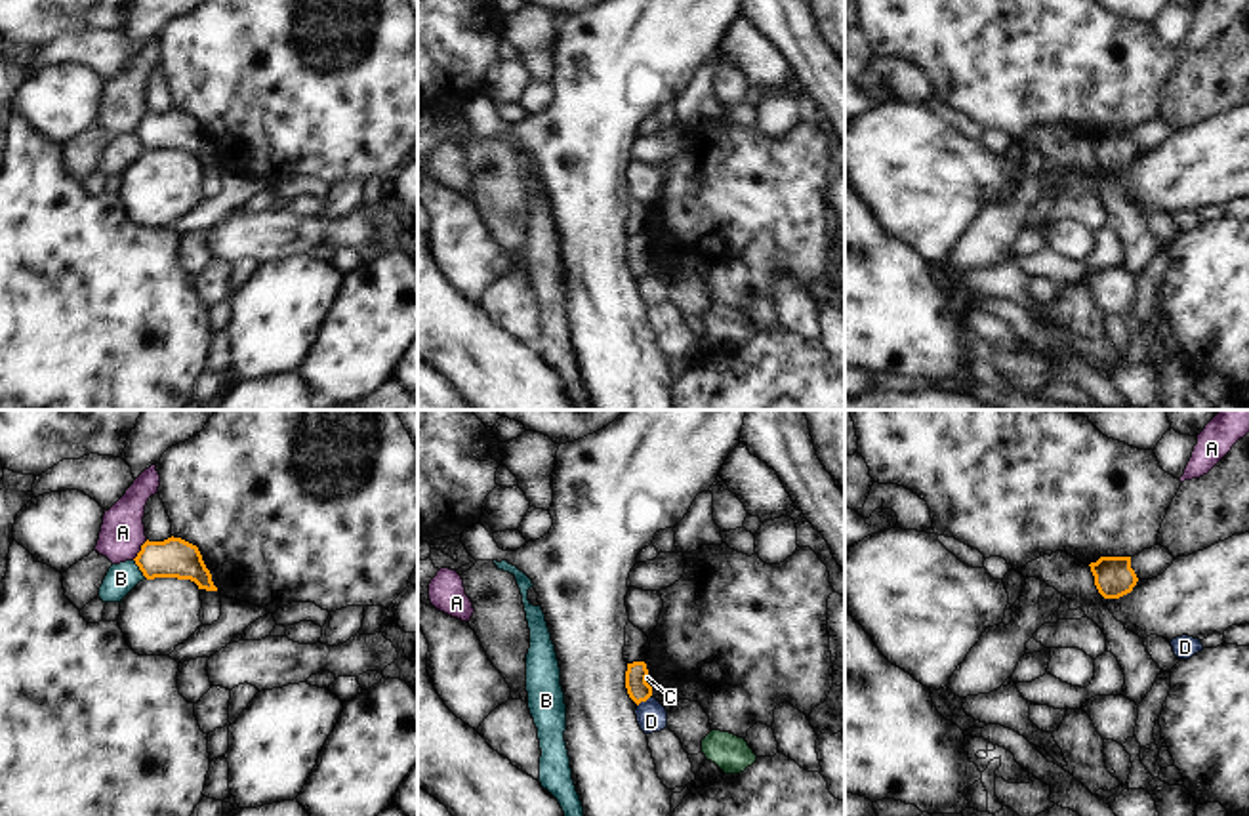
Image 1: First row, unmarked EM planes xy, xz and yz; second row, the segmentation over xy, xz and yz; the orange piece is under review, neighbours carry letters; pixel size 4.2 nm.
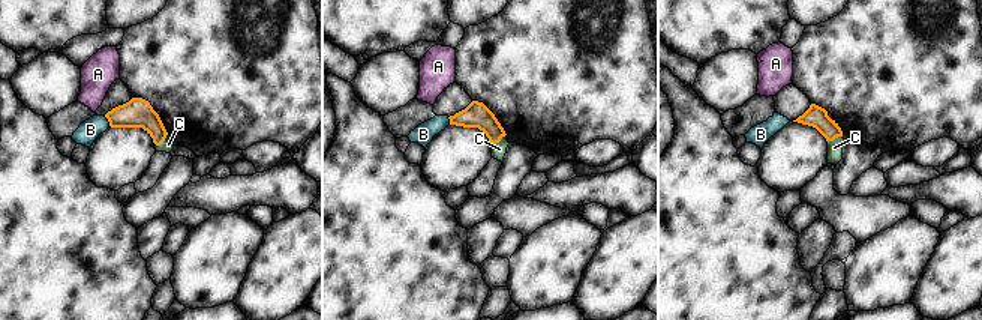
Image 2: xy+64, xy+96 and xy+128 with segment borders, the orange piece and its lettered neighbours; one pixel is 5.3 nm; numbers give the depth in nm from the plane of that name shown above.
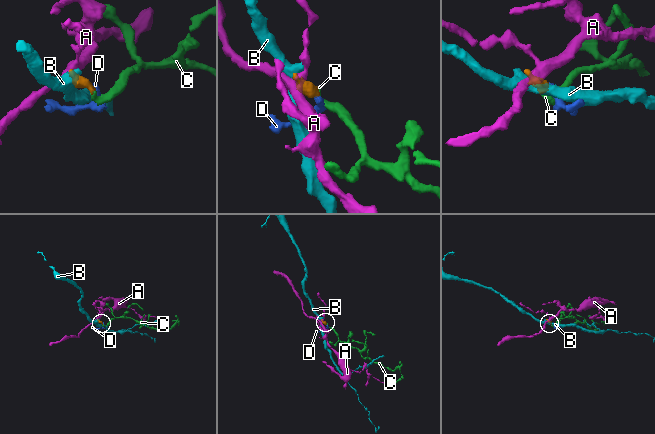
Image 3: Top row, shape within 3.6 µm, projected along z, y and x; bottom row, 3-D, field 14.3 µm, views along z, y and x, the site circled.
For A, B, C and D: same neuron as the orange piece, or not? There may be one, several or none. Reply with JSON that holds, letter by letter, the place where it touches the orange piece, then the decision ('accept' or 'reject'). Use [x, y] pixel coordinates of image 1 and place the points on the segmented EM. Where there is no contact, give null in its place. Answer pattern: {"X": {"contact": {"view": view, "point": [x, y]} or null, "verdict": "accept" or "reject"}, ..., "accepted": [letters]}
{"A": {"contact": {"view": "xy", "point": [142, 550]}, "verdict": "reject"}, "B": {"contact": {"view": "xy", "point": [140, 569]}, "verdict": "reject"}, "C": {"contact": {"view": "xz", "point": [645, 681]}, "verdict": "accept"}, "D": {"contact": {"view": "xz", "point": [643, 700]}, "verdict": "reject"}, "accepted": ["C"]}

